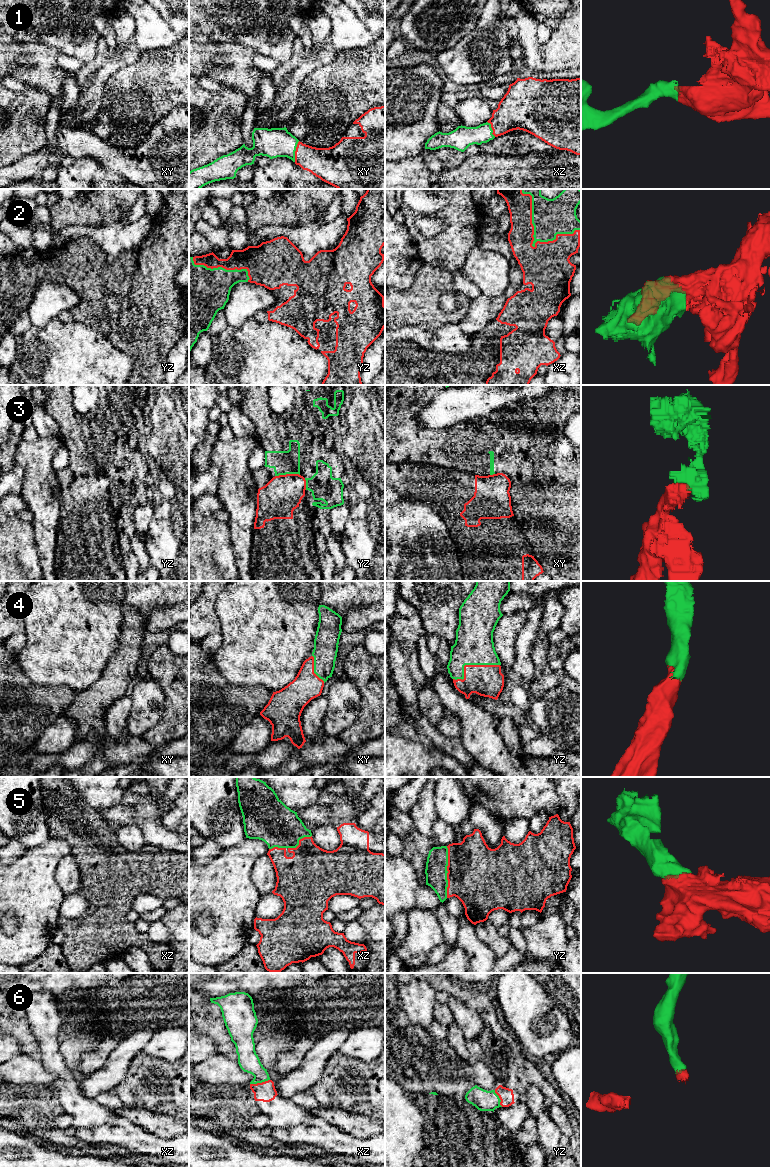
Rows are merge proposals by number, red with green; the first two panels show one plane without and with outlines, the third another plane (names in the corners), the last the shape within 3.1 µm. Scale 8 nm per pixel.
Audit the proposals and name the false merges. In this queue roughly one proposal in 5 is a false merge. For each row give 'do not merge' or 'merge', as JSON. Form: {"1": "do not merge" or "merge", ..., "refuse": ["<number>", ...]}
{"1": "merge", "2": "merge", "3": "do not merge", "4": "merge", "5": "merge", "6": "merge", "refuse": ["3"]}

